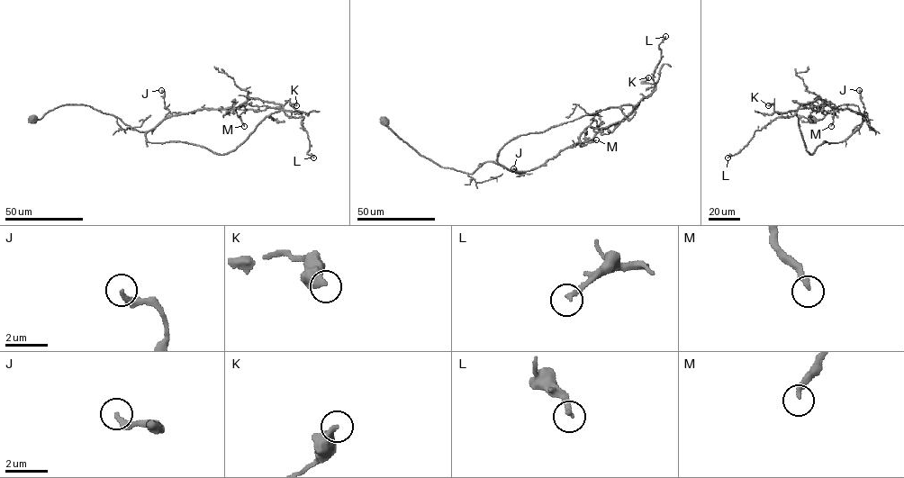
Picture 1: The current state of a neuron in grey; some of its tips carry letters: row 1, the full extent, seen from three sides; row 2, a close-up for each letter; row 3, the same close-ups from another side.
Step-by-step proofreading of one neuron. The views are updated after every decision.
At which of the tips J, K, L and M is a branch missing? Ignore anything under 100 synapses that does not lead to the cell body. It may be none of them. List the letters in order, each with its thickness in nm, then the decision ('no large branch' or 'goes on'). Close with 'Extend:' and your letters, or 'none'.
J: 260 nm | no large branch
K: 420 nm | no large branch
L: 220 nm | no large branch
M: 240 nm | no large branch
Extend: none

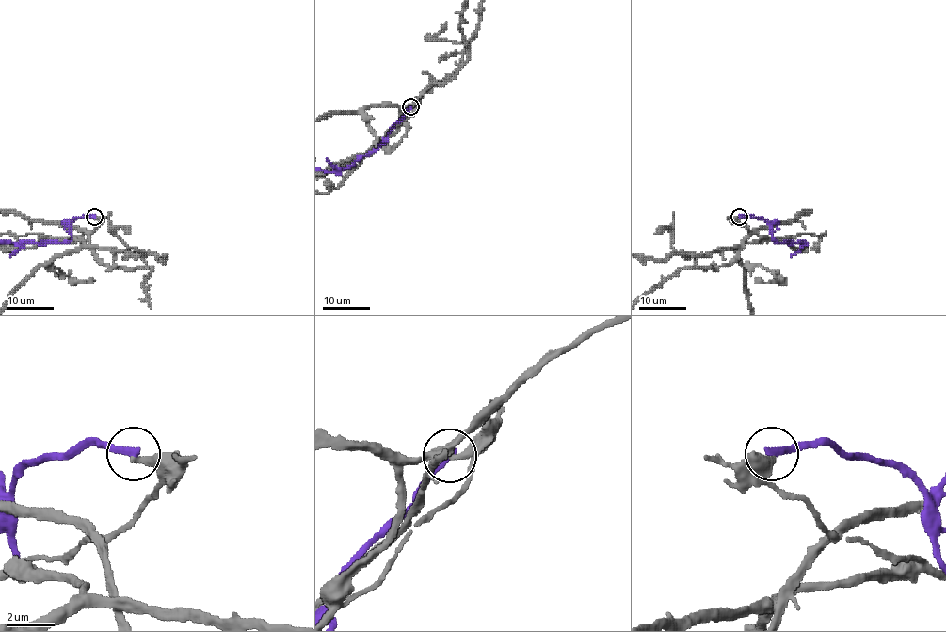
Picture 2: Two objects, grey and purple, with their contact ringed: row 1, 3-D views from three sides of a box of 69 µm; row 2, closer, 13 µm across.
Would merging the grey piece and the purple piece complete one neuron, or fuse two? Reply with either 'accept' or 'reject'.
reject

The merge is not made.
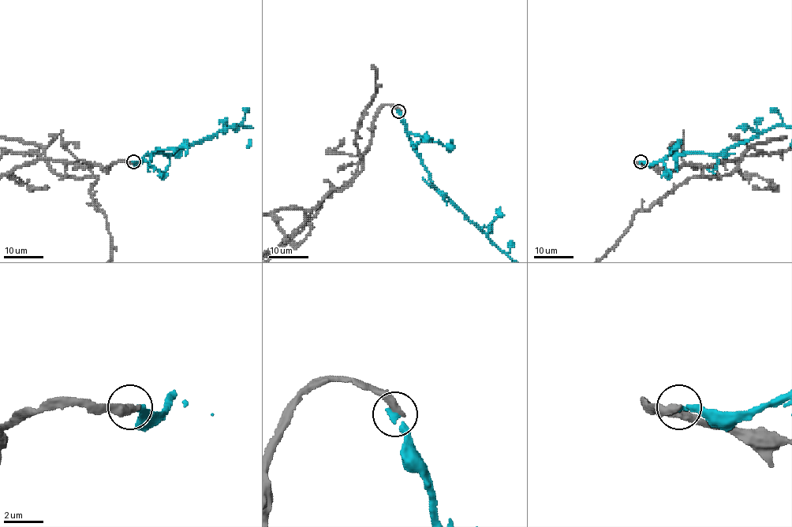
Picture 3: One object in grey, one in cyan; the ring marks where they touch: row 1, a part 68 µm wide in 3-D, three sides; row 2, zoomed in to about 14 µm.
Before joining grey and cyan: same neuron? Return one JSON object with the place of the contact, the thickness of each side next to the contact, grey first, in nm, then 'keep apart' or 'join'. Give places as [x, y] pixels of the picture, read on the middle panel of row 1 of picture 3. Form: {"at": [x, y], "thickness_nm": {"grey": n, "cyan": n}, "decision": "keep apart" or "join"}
{"at": [398, 111], "thickness_nm": {"grey": 440, "cyan": 300}, "decision": "keep apart"}

